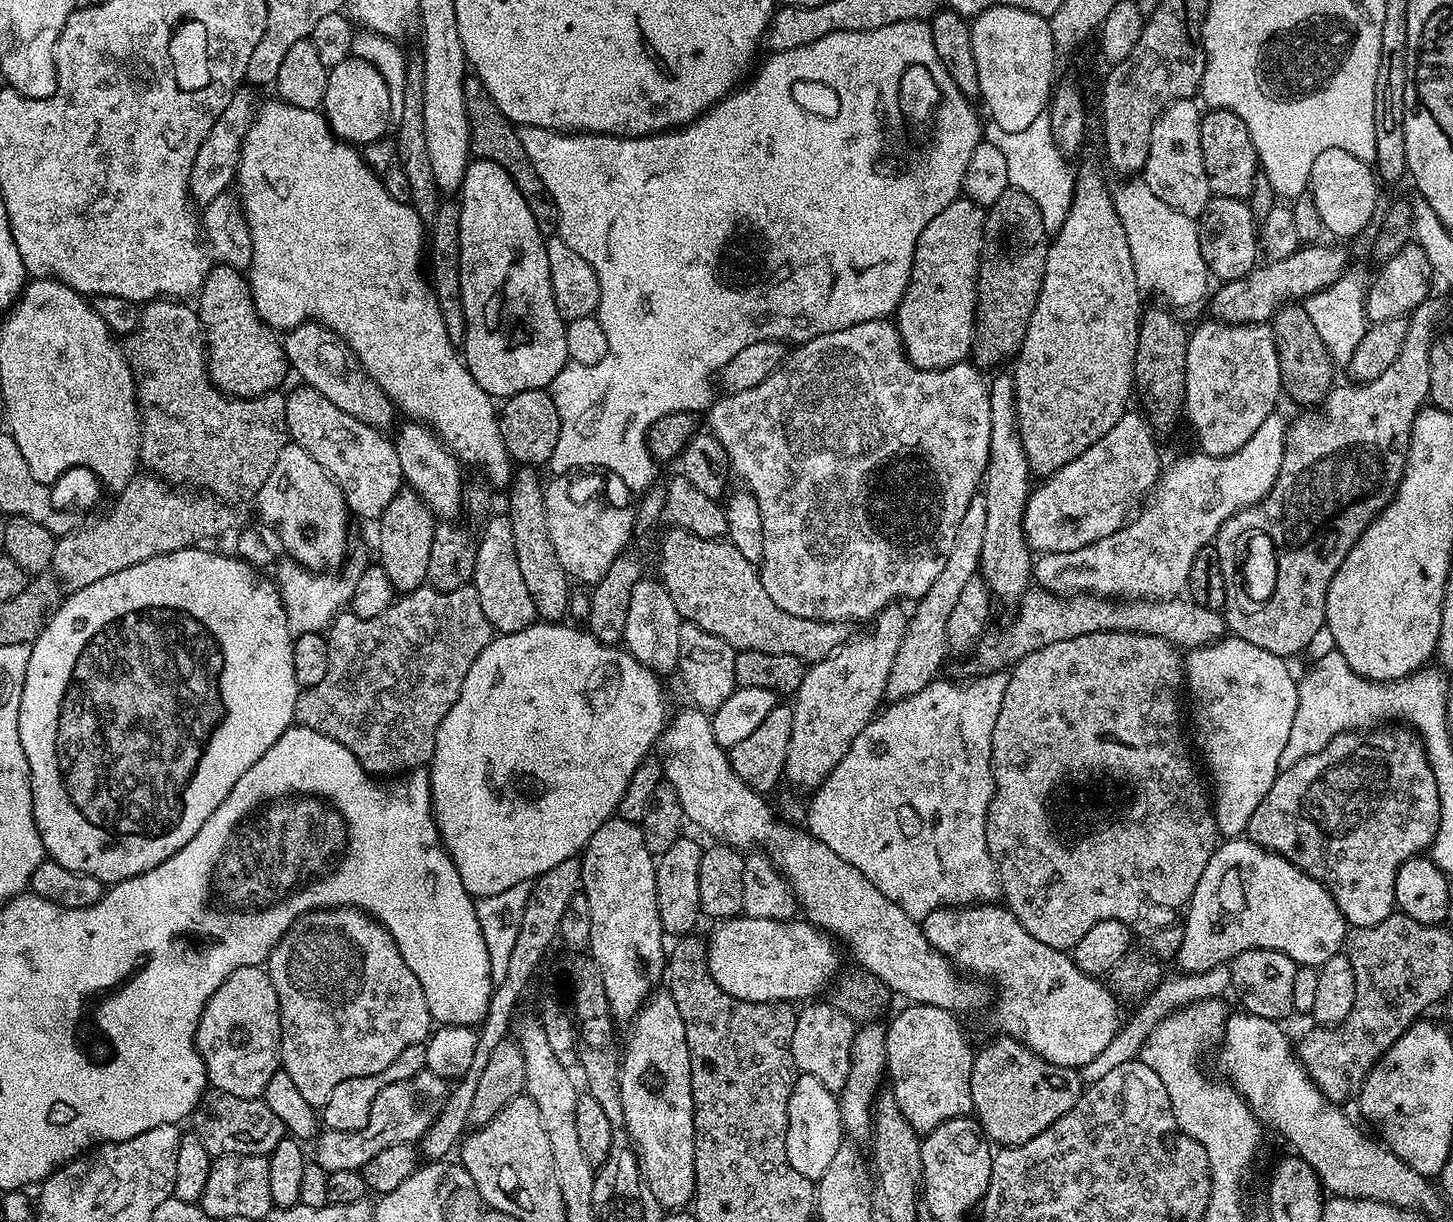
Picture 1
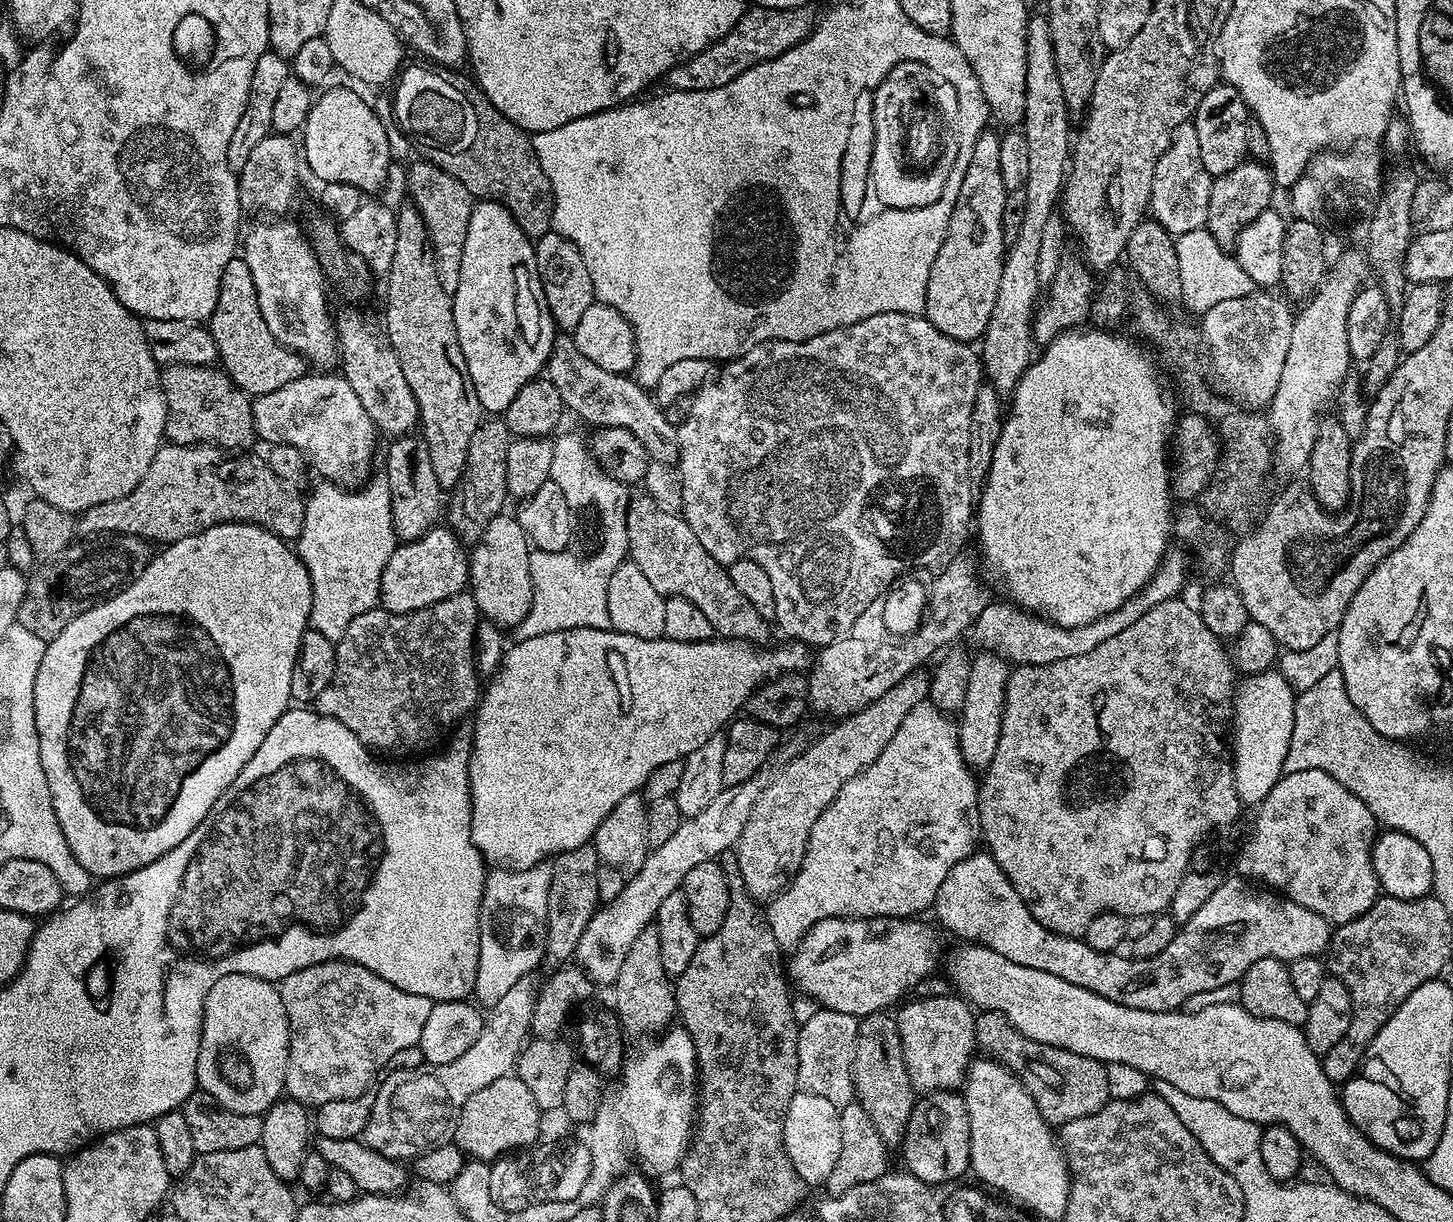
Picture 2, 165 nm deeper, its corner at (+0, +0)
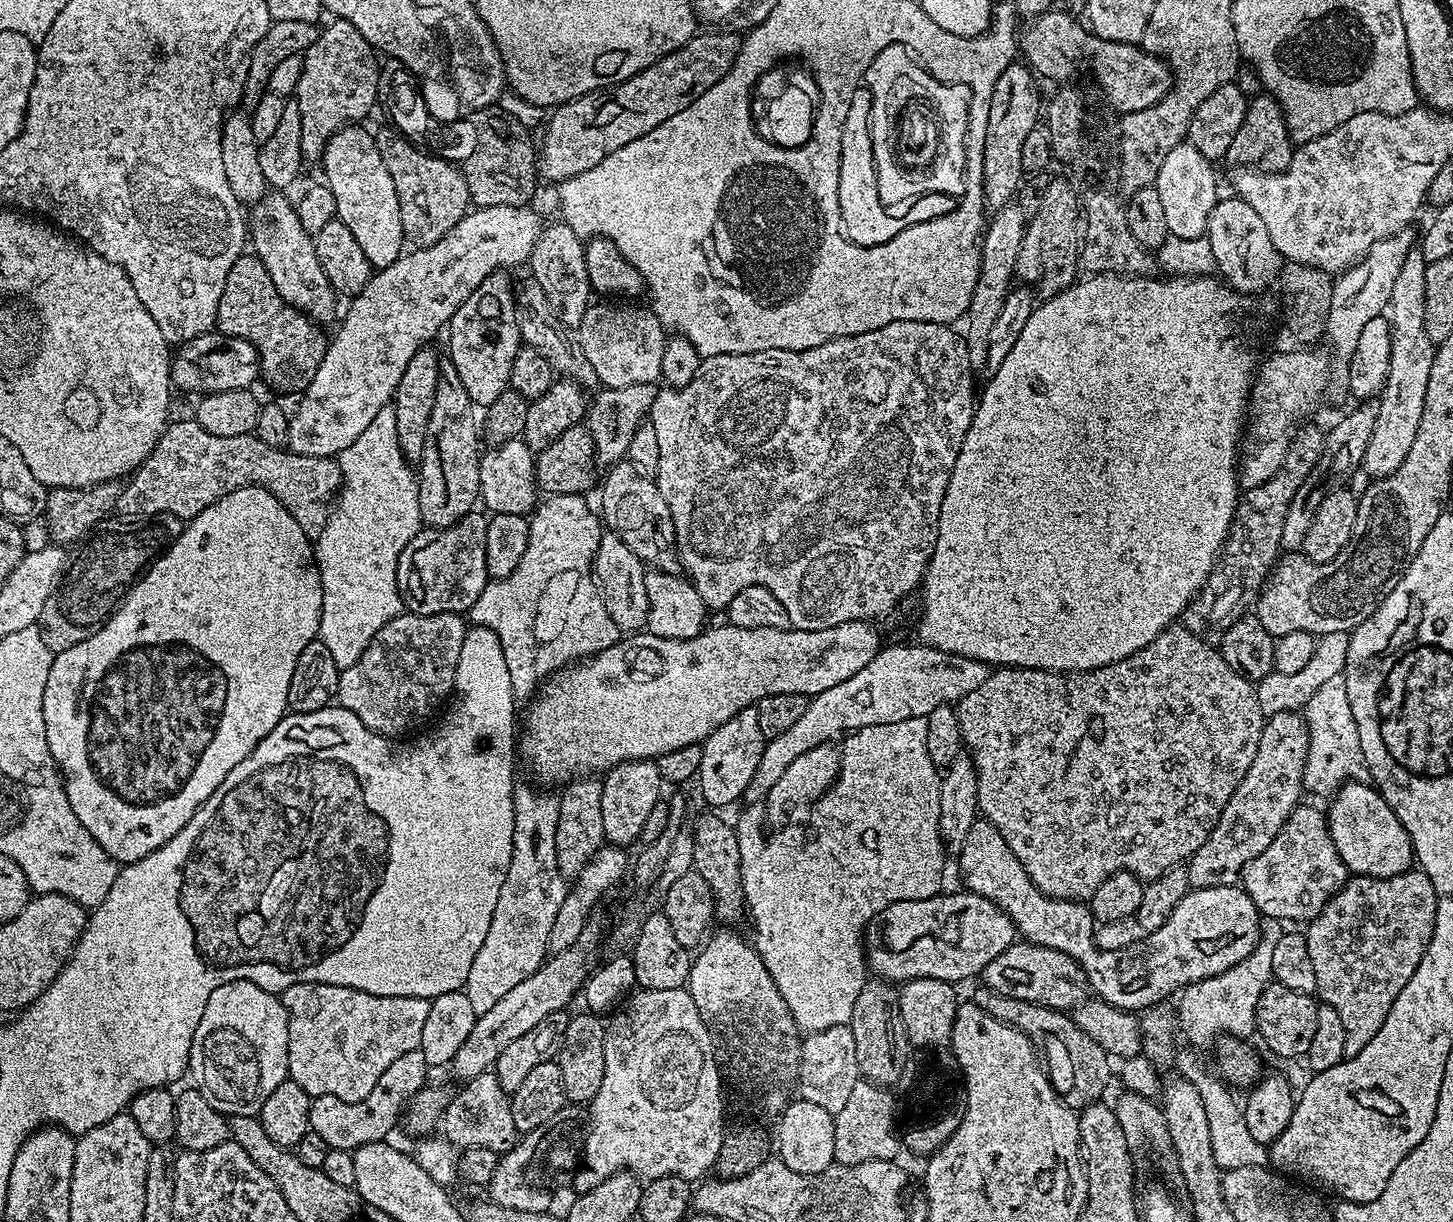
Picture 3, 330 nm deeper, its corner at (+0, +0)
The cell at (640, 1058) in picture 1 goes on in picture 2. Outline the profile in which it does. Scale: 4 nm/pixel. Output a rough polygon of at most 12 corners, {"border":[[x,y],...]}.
{"border":[[655,923],[634,938],[617,1010],[660,1034],[677,1015]]}

